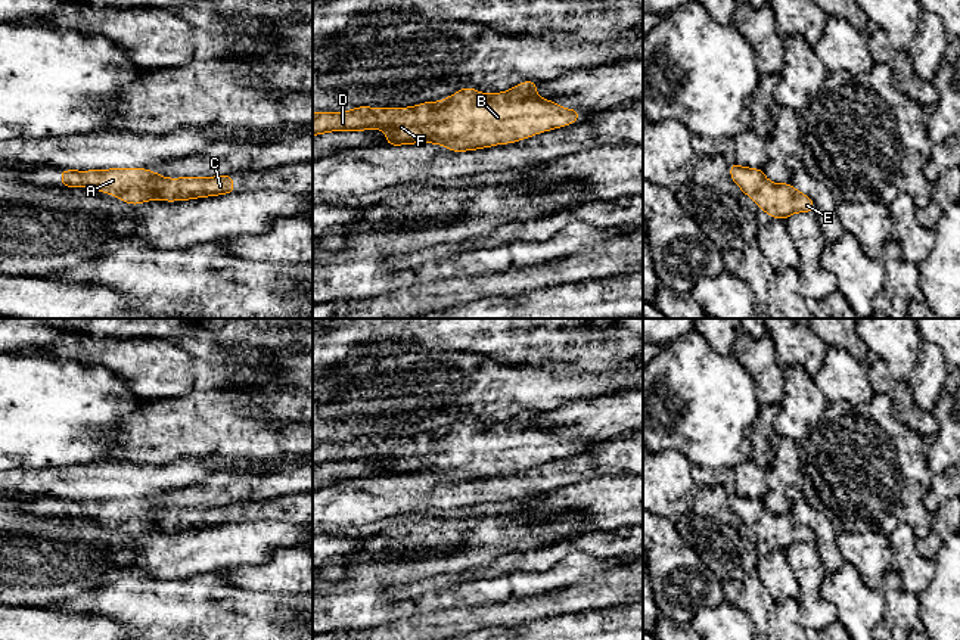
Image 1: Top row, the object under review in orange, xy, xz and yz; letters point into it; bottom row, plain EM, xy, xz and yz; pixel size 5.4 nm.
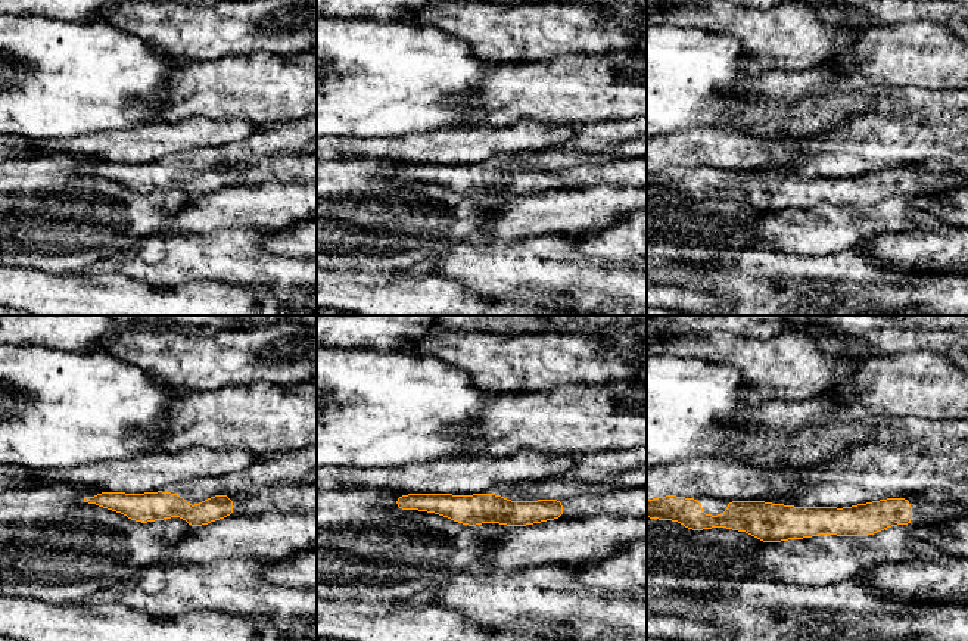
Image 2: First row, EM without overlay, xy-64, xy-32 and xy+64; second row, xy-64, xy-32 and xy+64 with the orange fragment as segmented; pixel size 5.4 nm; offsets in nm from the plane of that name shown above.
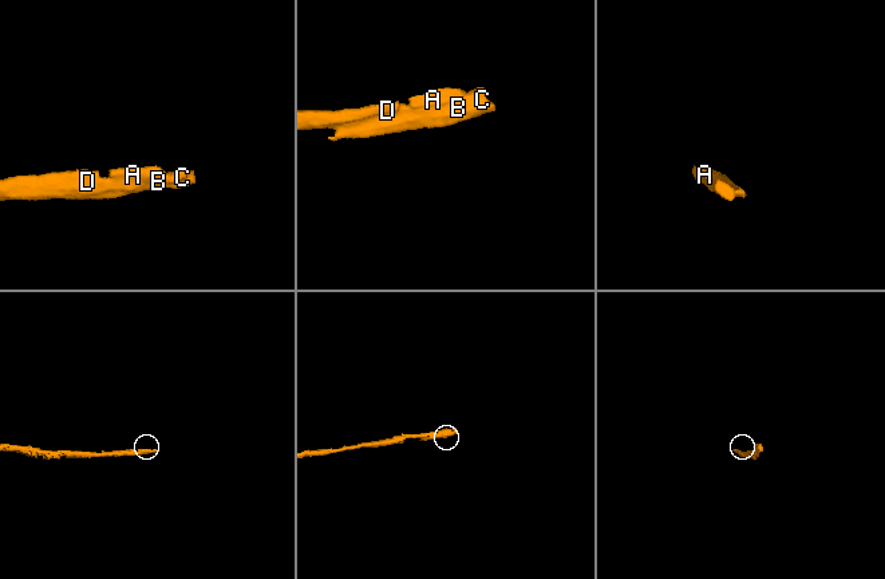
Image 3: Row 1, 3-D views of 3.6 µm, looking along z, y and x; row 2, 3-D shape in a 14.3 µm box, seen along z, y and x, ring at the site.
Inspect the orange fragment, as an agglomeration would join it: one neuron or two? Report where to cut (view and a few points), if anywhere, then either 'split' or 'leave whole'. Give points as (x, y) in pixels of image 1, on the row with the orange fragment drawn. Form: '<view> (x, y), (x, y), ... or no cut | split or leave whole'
no cut | leave whole

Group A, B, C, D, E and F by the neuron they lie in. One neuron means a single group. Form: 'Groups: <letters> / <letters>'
Groups: A B C D E F

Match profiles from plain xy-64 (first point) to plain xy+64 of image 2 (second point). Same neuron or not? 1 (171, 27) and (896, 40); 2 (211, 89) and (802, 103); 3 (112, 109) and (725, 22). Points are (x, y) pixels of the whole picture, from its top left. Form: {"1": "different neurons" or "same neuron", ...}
{"1": "different neurons", "2": "same neuron", "3": "different neurons"}

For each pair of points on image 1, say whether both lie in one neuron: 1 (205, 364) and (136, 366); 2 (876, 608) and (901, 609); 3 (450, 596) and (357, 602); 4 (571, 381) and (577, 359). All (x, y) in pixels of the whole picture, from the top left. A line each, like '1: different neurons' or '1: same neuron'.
1: same neuron
2: different neurons
3: same neuron
4: different neurons

